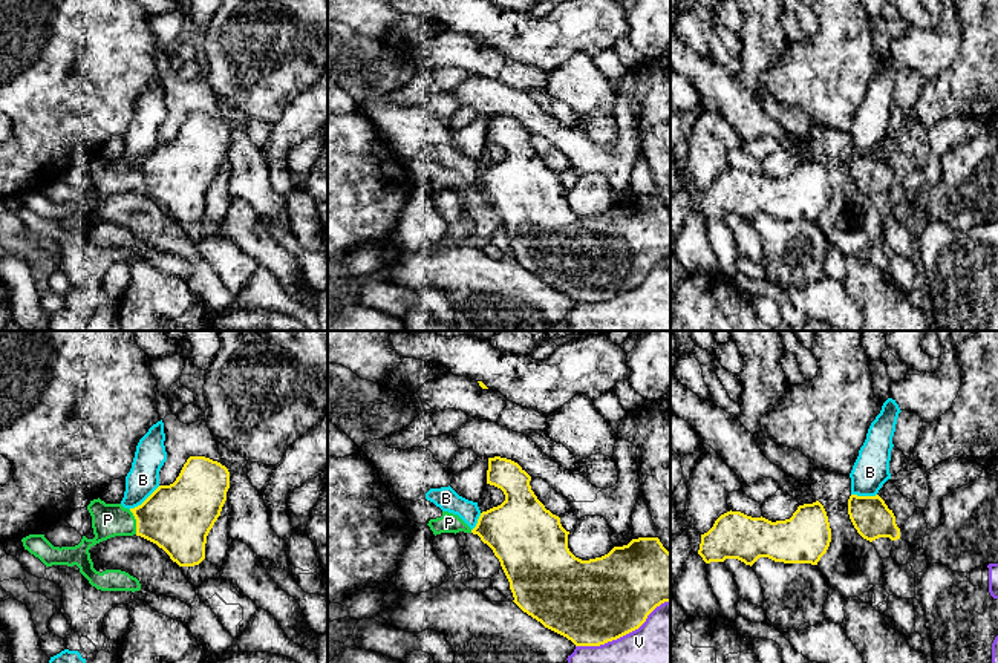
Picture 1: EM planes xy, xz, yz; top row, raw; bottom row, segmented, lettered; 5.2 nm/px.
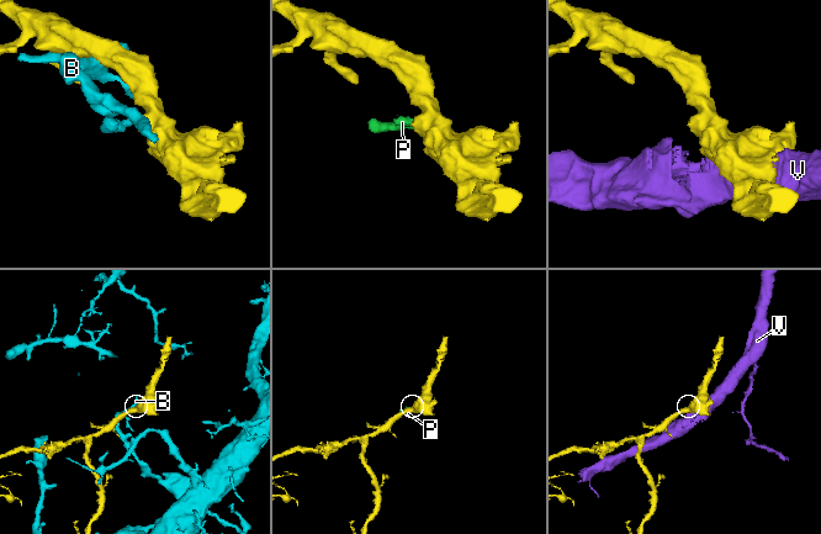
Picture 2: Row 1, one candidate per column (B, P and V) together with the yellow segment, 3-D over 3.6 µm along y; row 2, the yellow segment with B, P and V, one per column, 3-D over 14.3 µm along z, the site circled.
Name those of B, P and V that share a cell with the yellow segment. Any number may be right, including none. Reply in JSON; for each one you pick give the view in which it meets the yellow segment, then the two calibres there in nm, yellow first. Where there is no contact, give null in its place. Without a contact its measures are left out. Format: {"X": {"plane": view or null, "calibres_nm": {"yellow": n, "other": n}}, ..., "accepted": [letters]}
{"P": {"plane": "xy", "calibres_nm": {"yellow": 360, "other": 180}}, "accepted": ["P"]}

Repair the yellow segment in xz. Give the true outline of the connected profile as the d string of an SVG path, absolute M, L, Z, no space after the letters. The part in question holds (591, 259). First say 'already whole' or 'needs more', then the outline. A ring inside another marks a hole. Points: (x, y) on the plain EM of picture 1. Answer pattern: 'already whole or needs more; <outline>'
already whole; M488 115L487 141L501 145L505 158L482 168L471 187L499 216L513 259L523 269L576 303L600 303L638 286L657 263L670 259L670 210L658 194L632 196L602 214L582 217L568 205L569 188L537 156L530 138L517 119Z

